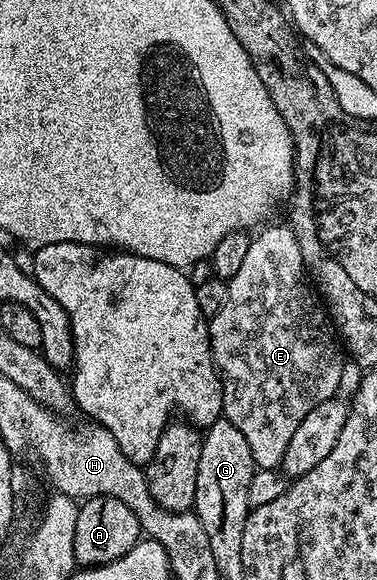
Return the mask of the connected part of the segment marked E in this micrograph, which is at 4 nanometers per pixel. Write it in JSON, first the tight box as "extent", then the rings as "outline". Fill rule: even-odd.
{"extent":[208,226,346,468],"outline":[[[288,226],[265,228],[261,229],[263,232],[259,236],[255,235],[251,239],[244,263],[241,264],[237,274],[228,281],[228,302],[224,302],[224,306],[220,306],[220,310],[215,316],[209,317],[208,323],[214,364],[218,367],[219,376],[222,377],[222,416],[232,422],[236,426],[236,430],[240,430],[240,434],[244,434],[248,446],[252,446],[252,458],[258,468],[278,468],[284,458],[284,450],[288,450],[288,442],[292,438],[292,434],[296,434],[296,426],[300,426],[300,422],[304,422],[304,418],[308,418],[310,411],[316,406],[320,406],[320,402],[333,400],[338,396],[341,370],[344,369],[346,360],[343,345],[328,319],[327,309],[324,307],[323,301],[316,295],[315,289],[308,279],[306,266],[302,263],[300,246],[296,242],[296,234]]]}

